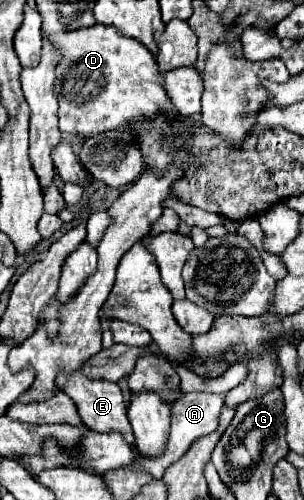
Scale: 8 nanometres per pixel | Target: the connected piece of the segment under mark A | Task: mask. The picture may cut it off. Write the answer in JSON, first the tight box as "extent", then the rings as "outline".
{"extent":[126,394,224,478],"outline":[[[182,394],[174,404],[172,404],[172,426],[170,426],[170,434],[168,434],[168,446],[164,450],[164,454],[160,458],[136,458],[136,462],[132,462],[132,466],[126,466],[128,470],[148,470],[148,474],[152,474],[152,478],[162,478],[164,470],[180,460],[184,456],[184,452],[192,446],[194,440],[210,434],[216,430],[218,426],[218,416],[220,416],[220,408],[224,406],[224,394]]]}

